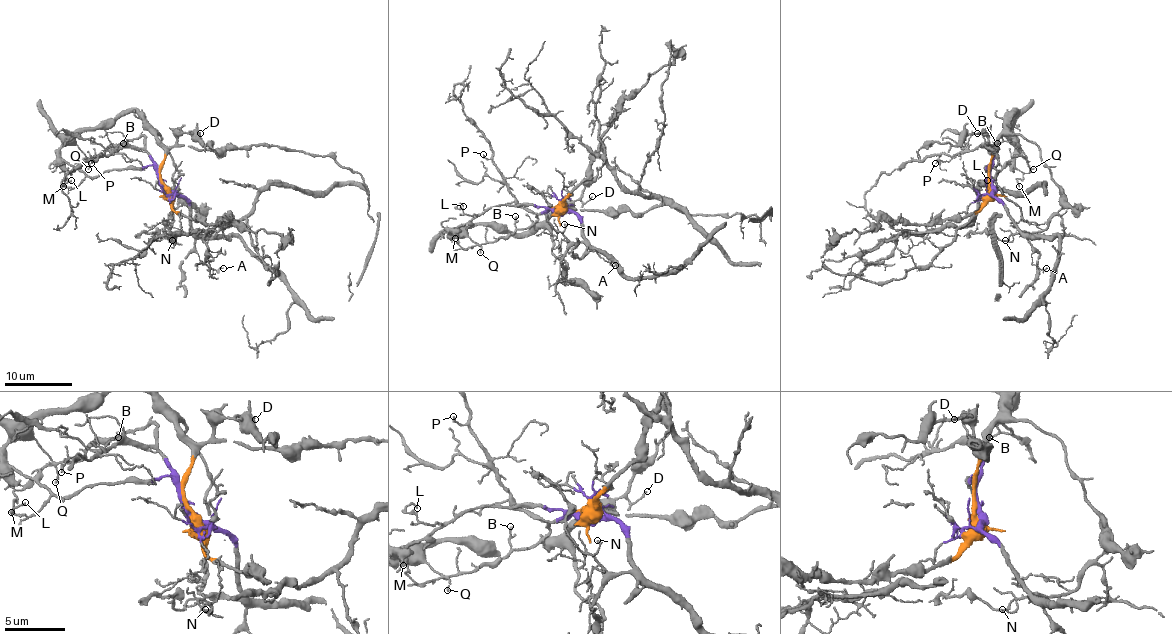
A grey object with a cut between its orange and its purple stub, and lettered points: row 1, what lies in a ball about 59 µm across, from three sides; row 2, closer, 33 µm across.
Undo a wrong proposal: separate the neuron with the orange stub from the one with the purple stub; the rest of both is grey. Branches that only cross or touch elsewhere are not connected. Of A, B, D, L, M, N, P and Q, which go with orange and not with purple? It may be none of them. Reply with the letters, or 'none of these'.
D

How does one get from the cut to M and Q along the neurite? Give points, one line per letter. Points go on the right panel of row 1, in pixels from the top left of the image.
M: (991, 186), (991, 164), (996, 142), (1004, 135), (1026, 159), (1030, 171), (1018, 181), (1020, 186)
Q: (991, 186), (991, 162), (996, 142), (1003, 135), (1018, 147), (1026, 164), (1033, 169)

